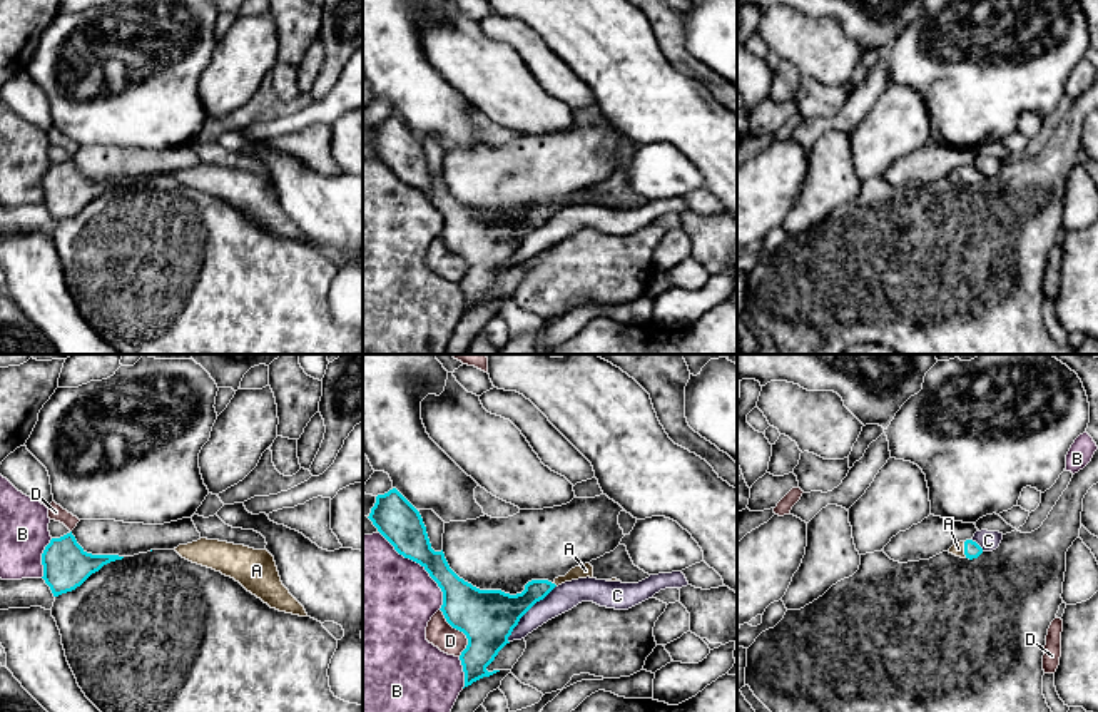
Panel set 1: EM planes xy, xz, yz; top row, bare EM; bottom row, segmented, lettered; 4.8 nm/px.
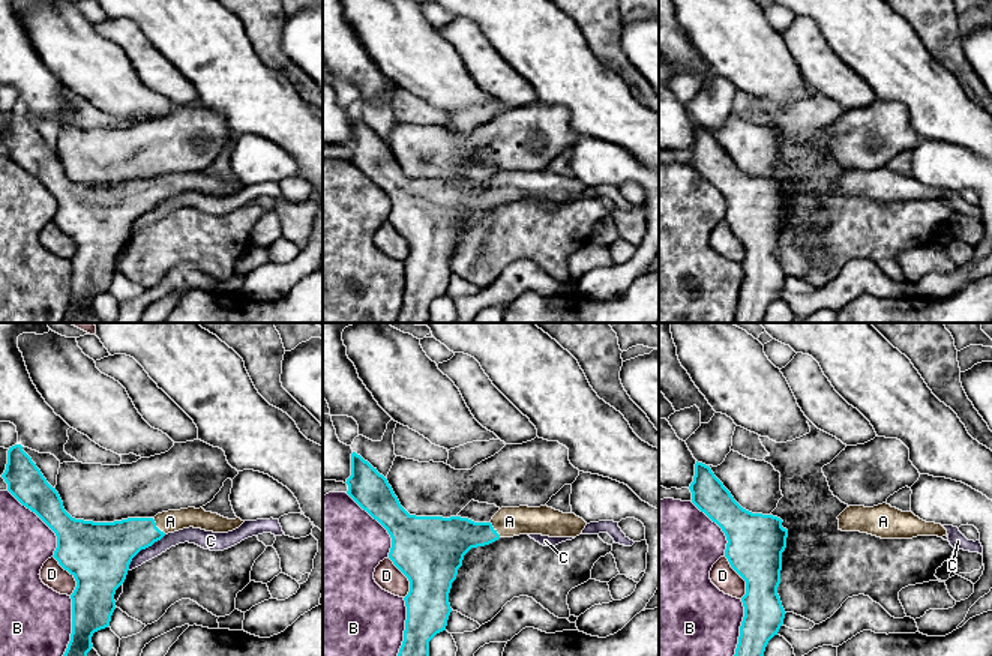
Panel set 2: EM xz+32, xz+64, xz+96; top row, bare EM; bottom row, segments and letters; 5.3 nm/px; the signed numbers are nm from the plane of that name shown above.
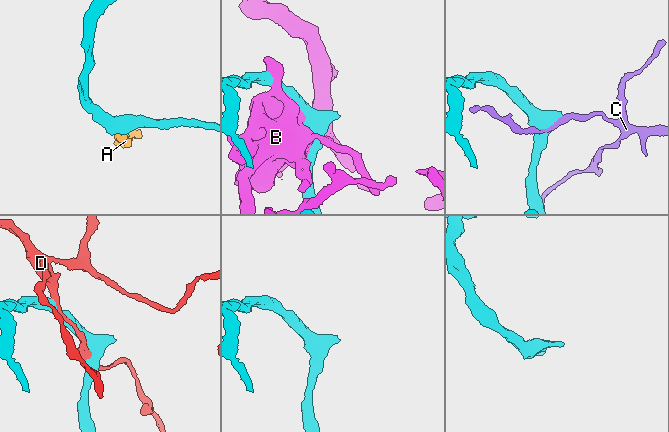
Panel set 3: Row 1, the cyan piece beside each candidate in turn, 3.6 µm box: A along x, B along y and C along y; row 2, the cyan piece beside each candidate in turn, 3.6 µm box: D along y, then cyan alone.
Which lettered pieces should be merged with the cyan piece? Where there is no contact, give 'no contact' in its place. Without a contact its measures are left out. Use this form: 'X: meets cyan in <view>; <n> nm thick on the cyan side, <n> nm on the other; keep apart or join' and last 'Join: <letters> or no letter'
A: meets cyan in yz; 80 nm thick on the cyan side, 60 nm on the other; join
B: meets cyan in xz; 200 nm thick on the cyan side, 460 nm on the other; keep apart
C: meets cyan in xz; 280 nm thick on the cyan side, 130 nm on the other; keep apart
D: meets cyan in xz; 280 nm thick on the cyan side, 130 nm on the other; keep apart
Join: A

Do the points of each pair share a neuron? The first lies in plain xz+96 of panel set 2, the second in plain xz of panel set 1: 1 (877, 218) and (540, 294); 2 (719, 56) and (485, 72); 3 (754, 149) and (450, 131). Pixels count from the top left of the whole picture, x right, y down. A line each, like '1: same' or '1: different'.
1: same
2: same
3: different

